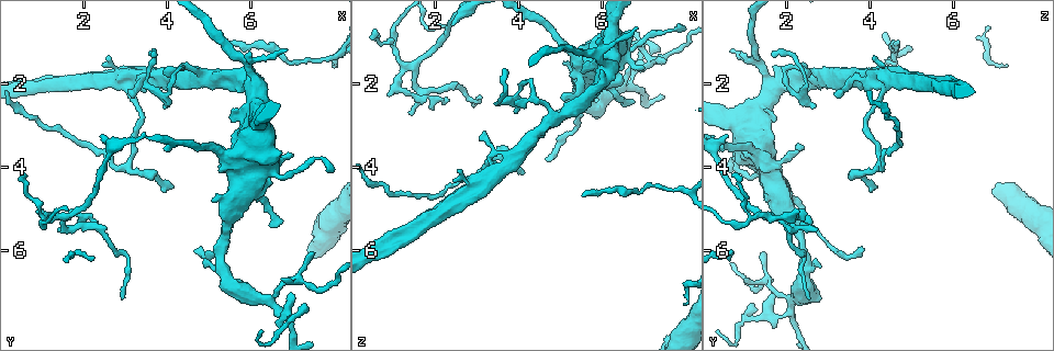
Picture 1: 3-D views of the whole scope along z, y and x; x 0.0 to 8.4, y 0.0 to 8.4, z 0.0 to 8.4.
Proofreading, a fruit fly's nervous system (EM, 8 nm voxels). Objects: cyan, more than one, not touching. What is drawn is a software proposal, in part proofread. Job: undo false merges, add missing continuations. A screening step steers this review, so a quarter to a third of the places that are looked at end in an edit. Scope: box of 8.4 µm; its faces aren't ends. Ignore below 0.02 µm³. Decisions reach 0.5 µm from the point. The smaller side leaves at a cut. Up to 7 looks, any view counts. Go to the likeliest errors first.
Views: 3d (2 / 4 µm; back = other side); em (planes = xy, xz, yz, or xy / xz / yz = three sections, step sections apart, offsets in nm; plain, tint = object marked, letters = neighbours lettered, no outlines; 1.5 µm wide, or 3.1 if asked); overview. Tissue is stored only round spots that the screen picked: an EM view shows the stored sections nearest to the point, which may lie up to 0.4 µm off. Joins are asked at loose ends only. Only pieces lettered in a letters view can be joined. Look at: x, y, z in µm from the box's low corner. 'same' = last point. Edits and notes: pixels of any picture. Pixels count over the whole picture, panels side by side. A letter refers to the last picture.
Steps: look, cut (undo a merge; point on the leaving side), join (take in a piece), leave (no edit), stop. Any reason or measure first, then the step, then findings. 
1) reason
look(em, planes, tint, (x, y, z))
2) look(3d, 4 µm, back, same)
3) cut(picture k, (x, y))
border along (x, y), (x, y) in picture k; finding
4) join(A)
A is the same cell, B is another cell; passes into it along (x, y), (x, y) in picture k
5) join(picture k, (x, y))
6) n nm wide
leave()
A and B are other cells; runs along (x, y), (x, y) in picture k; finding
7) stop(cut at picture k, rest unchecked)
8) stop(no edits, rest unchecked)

thin end
look(em, xy, step 4, tint, (1.40, 5.50, 2.75))

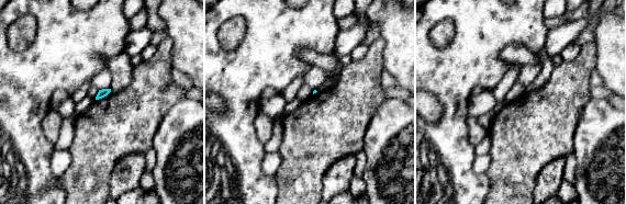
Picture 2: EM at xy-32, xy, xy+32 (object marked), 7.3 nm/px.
look(em, planes, letters, same)

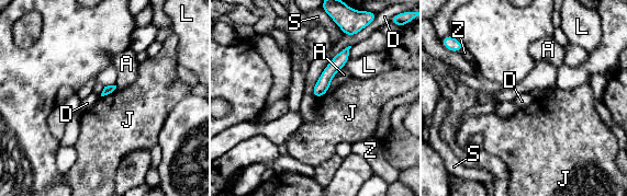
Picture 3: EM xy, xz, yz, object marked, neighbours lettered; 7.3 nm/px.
leave()
A, D, J, L, S and Z are other cells; no lettered piece goes on from it

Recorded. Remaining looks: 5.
tapers out
look(3d, 2 µm, (6.80, 1.25, 0.60))

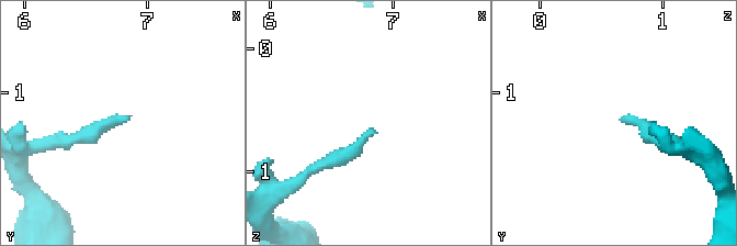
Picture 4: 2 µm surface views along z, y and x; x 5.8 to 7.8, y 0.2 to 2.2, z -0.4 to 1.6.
need the tissue
look(em, planes, letters, (6.84, 1.24, 0.66))

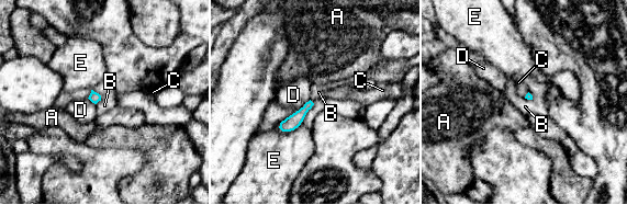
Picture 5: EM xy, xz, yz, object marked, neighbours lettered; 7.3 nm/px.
E touches over 200 nm
leave()
A, B, C, D and E are other cells; none of them fits

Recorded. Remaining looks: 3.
abrupt turn
look(3d, 4 µm, (4.25, 1.65, 2.05))

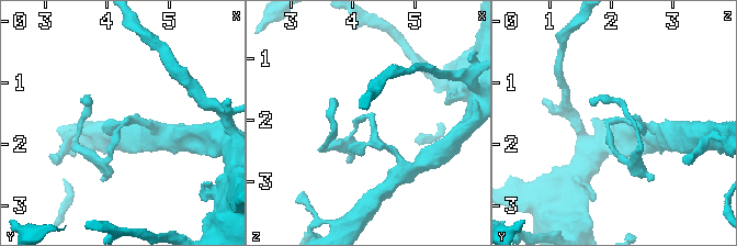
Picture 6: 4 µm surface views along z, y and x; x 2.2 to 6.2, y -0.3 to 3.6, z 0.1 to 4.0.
look(em, yz, step 4, tint, (4.30, 1.65, 2.05))

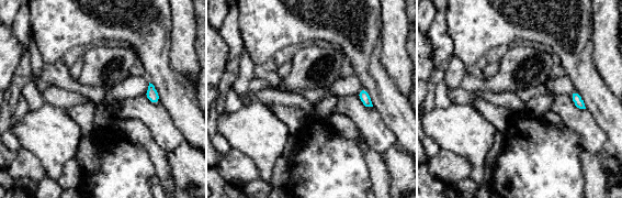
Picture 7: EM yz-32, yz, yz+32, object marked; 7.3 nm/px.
look(em, planes, letters, same)

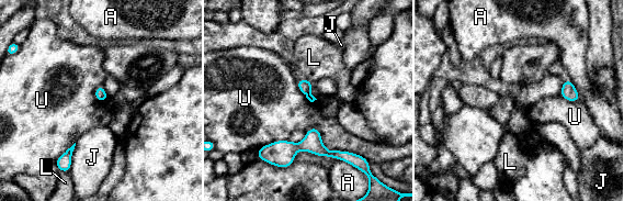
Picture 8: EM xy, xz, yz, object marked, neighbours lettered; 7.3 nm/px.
90 nm wide
leave()
A, J, L and U are other cells; border along (305, 132), (361, 155) in picture 8; one neuron here

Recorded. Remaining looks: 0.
stop(no edits, rest unchecked)

